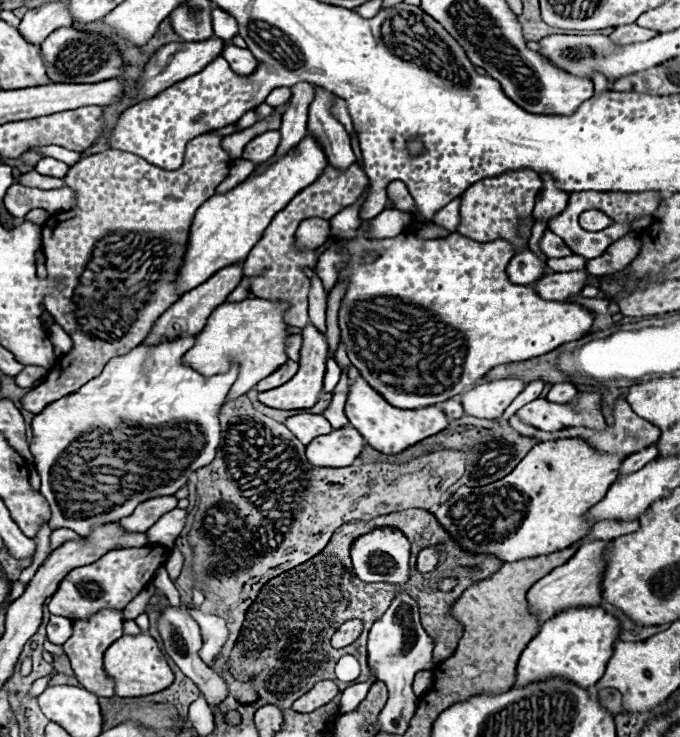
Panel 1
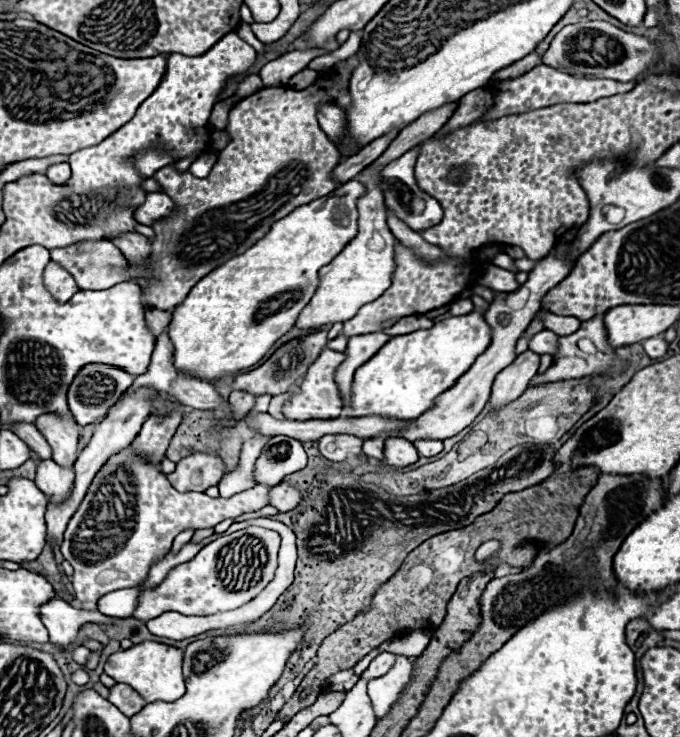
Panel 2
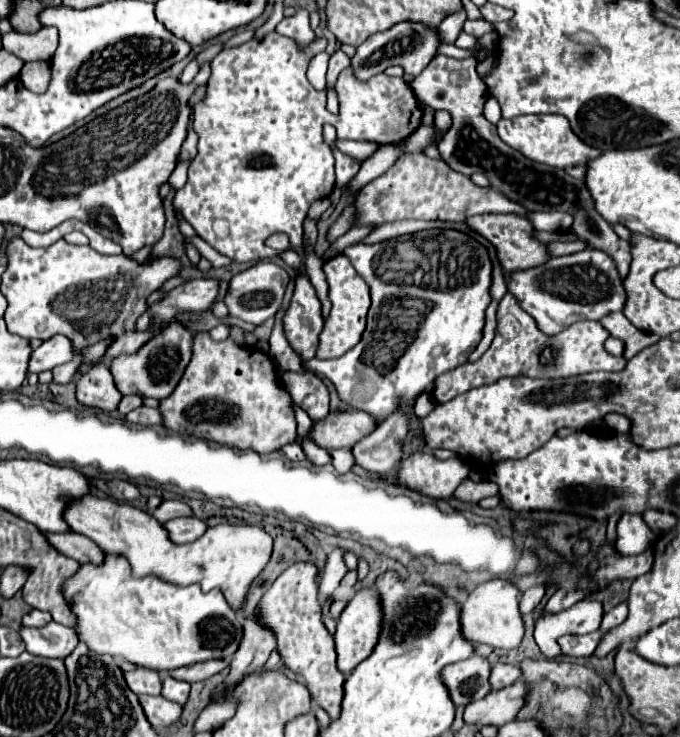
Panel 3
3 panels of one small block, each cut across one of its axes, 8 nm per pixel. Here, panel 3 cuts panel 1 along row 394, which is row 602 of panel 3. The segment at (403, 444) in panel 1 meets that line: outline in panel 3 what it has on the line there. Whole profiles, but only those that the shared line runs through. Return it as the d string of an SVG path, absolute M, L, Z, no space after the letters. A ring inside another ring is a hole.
M360 588L356 592L356 596L348 602L348 606L344 608L344 612L338 618L338 630L334 634L334 642L336 642L336 652L338 652L338 668L348 676L358 662L366 660L378 638L380 638L380 626L382 626L382 606L380 606L380 598L378 592L372 588Z

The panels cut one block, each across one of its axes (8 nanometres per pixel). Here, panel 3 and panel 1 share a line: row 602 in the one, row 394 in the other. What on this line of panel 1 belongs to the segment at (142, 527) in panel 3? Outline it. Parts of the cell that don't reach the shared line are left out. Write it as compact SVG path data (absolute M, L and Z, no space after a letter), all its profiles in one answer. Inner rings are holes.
M264 298L242 300L234 304L220 304L210 316L204 330L198 334L196 346L192 346L184 354L184 364L196 368L204 376L228 372L230 362L240 364L240 376L236 384L230 388L226 400L234 400L236 396L252 390L262 378L276 372L282 364L286 364L286 338L290 336L288 324L284 322L284 310L288 310L288 302L270 302Z

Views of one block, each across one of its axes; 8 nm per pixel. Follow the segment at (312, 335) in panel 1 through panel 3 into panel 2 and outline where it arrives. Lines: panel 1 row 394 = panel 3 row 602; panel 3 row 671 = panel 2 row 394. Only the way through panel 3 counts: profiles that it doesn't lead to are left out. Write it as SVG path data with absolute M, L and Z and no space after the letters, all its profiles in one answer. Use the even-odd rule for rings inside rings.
M324 348L320 356L314 360L314 364L308 368L308 372L304 374L302 384L292 392L292 398L282 406L282 414L290 420L314 420L314 418L328 420L328 418L340 416L342 400L340 400L340 390L334 382L334 372L342 364L342 360L344 360L342 352Z

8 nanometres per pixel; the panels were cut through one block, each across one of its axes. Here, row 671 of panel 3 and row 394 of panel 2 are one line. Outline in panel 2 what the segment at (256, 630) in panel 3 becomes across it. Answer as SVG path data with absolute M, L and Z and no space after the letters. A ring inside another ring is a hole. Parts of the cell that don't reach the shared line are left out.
M232 390L230 394L230 404L232 404L232 418L238 422L240 416L244 416L250 408L254 408L256 404L256 394L250 394L250 392L240 392L240 390Z

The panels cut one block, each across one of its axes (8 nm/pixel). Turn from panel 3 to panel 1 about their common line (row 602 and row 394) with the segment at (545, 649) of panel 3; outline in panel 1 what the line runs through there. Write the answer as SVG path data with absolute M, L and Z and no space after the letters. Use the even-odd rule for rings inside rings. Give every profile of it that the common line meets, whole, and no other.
M580 390L576 400L568 404L550 402L546 398L536 398L518 410L522 420L540 430L560 430L570 426L590 426L604 428L602 398L598 392Z

